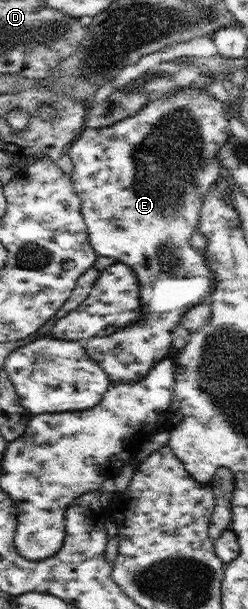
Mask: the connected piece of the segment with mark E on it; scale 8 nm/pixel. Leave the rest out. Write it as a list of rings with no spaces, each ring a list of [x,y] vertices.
[[[203,74],[201,79],[198,79],[198,82],[194,82],[189,86],[176,88],[174,94],[168,94],[168,96],[164,96],[159,100],[149,101],[137,114],[123,118],[122,121],[116,122],[114,125],[101,129],[86,127],[80,134],[80,137],[68,147],[68,155],[74,164],[73,172],[69,175],[72,177],[74,191],[81,199],[81,212],[88,231],[91,247],[95,249],[95,253],[98,256],[107,256],[108,258],[113,258],[115,261],[129,266],[135,272],[140,284],[143,319],[139,319],[132,325],[121,327],[107,336],[91,337],[87,346],[84,347],[91,361],[95,361],[112,381],[135,381],[139,384],[142,378],[145,378],[145,376],[151,372],[151,368],[153,368],[155,364],[159,364],[159,362],[163,361],[163,358],[167,358],[167,356],[173,352],[172,332],[174,326],[180,322],[183,314],[193,308],[193,306],[208,302],[211,294],[213,294],[213,288],[215,288],[214,275],[211,273],[211,269],[207,267],[205,249],[197,250],[189,245],[191,236],[199,228],[198,222],[204,196],[224,173],[223,166],[218,159],[218,152],[223,148],[224,144],[228,142],[231,136],[231,132],[229,131],[229,116],[225,116],[225,110],[223,109],[224,103],[205,89],[205,87],[209,86],[213,81],[213,75]]]

